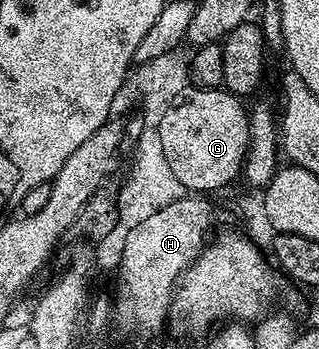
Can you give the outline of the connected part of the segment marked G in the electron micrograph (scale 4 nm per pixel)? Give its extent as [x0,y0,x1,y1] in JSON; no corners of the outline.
[160,86,251,192]

